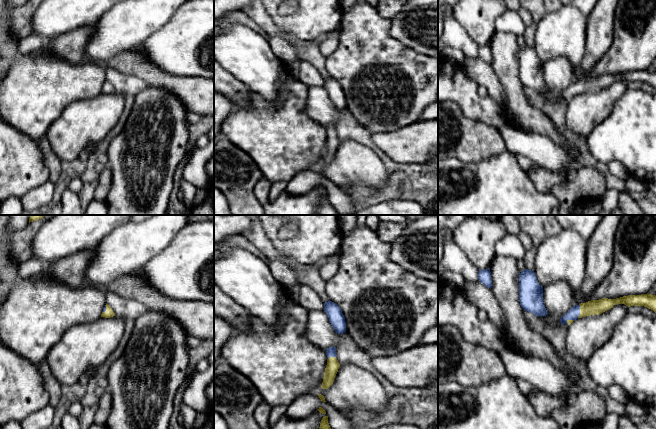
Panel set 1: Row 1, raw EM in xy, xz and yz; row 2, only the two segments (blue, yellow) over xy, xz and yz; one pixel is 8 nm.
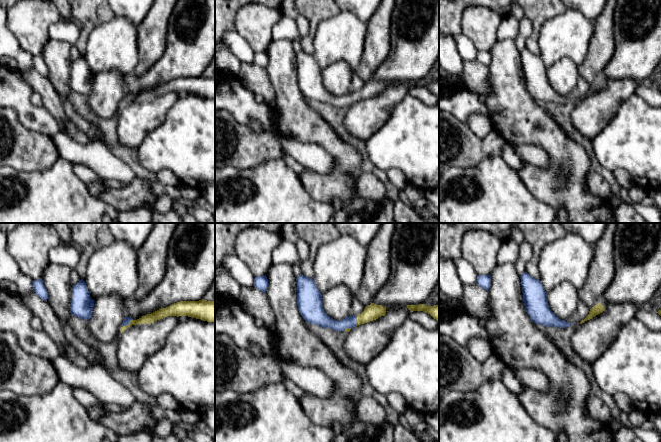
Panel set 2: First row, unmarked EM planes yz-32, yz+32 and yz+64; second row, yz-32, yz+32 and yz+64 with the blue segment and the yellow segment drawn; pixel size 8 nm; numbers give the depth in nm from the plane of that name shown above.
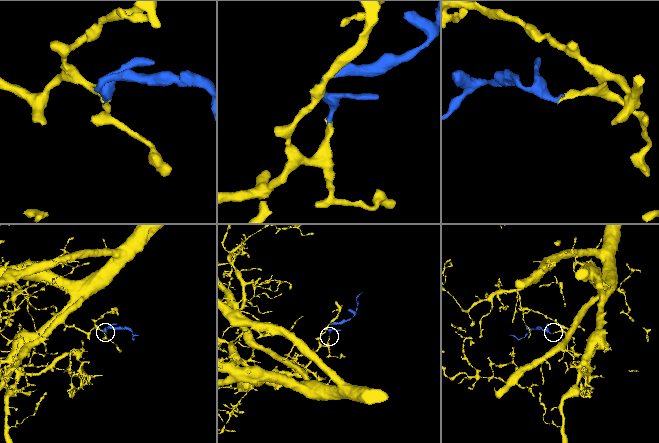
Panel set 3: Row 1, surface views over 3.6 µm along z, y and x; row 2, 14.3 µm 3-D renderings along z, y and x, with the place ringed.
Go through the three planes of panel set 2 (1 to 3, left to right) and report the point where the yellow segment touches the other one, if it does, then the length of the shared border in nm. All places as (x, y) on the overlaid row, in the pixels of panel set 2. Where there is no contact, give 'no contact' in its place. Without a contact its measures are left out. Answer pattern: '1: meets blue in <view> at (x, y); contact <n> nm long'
1: meets blue in yz-32 at (127, 324); contact 110 nm long
2: meets blue in yz+32 at (356, 320); contact 90 nm long
3: no contact

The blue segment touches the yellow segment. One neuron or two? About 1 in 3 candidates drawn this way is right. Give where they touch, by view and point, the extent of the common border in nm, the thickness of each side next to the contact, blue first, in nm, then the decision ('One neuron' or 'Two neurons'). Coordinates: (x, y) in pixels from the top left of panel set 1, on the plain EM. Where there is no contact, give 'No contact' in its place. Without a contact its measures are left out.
Touches blue at yz (579, 87). Shared border 110 nm. Thickness 90 nm (blue) against 130 nm. One neuron

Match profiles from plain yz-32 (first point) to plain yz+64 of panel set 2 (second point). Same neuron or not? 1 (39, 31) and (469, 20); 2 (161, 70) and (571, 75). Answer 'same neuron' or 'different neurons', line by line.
1: same neuron
2: different neurons

